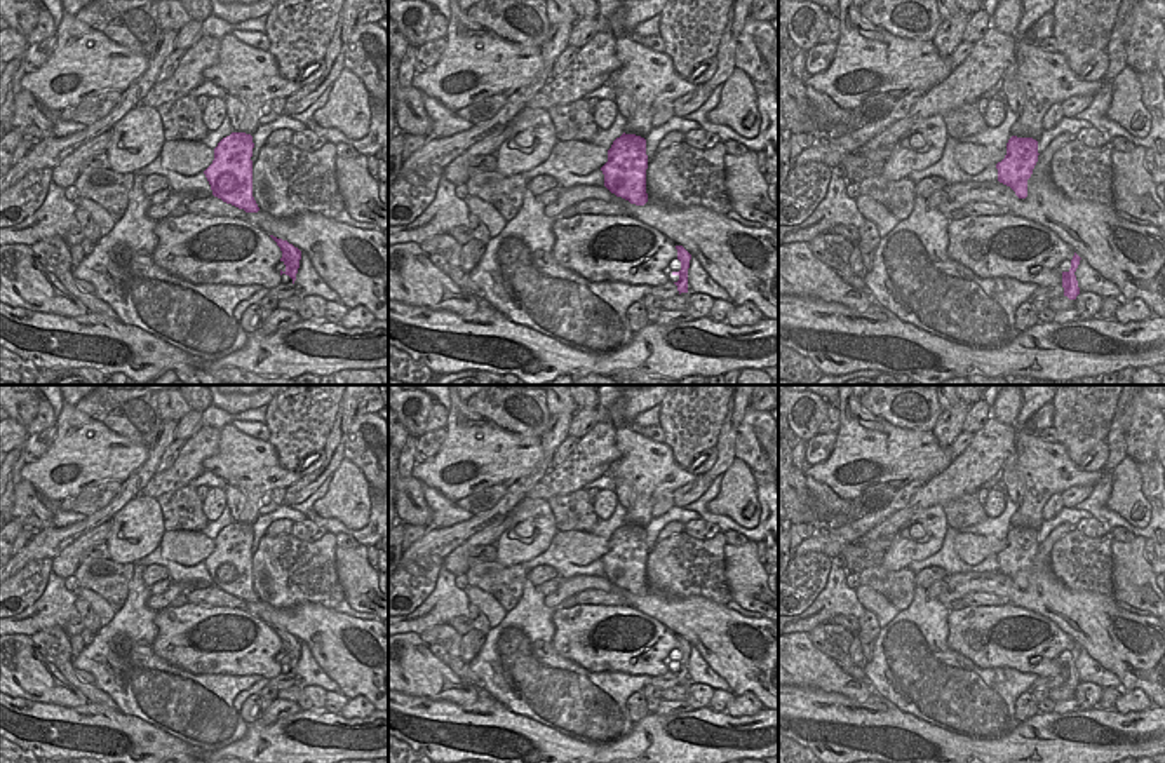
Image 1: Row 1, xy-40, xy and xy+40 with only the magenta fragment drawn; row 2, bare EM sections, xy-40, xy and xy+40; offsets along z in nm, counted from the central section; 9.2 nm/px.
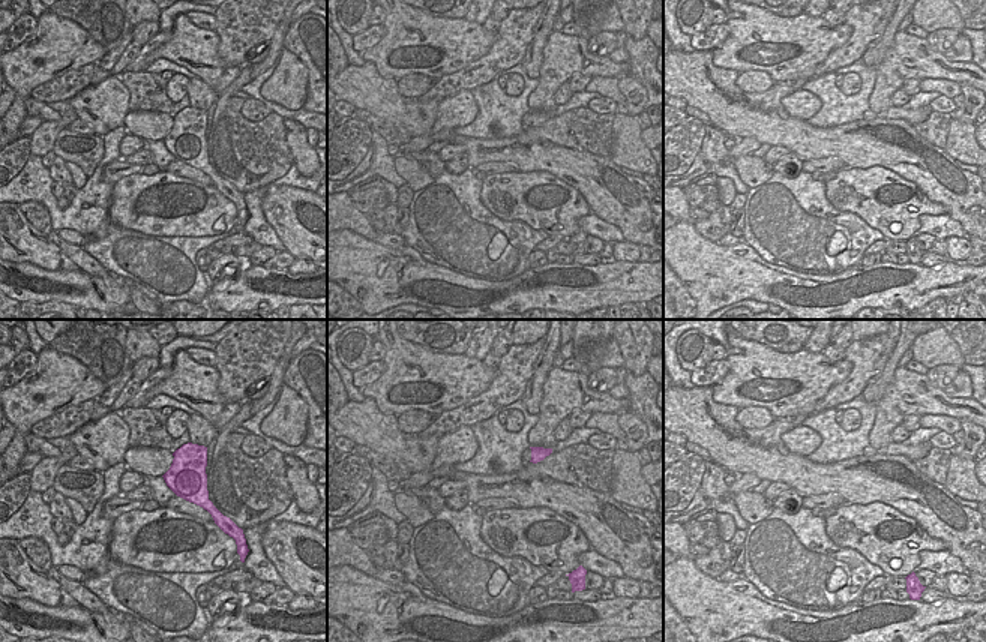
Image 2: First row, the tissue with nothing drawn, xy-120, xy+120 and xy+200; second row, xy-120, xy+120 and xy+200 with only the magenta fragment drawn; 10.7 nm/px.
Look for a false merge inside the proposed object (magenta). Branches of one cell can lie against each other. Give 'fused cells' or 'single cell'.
single cell

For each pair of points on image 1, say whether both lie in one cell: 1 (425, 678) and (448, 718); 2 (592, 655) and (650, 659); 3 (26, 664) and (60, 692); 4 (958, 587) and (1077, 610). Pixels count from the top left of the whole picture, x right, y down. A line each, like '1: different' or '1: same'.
1: different
2: same
3: same
4: same

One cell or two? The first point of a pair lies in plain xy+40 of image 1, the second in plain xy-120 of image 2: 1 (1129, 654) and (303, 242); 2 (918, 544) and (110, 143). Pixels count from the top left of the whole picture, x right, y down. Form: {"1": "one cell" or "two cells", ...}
{"1": "one cell", "2": "two cells"}

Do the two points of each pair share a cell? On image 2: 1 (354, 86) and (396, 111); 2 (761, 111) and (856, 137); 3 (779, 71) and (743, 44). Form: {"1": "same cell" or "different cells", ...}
{"1": "same cell", "2": "same cell", "3": "same cell"}

